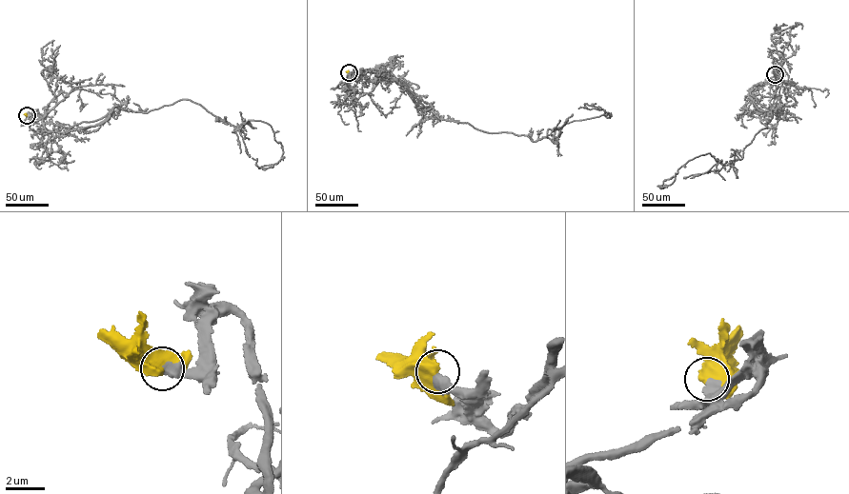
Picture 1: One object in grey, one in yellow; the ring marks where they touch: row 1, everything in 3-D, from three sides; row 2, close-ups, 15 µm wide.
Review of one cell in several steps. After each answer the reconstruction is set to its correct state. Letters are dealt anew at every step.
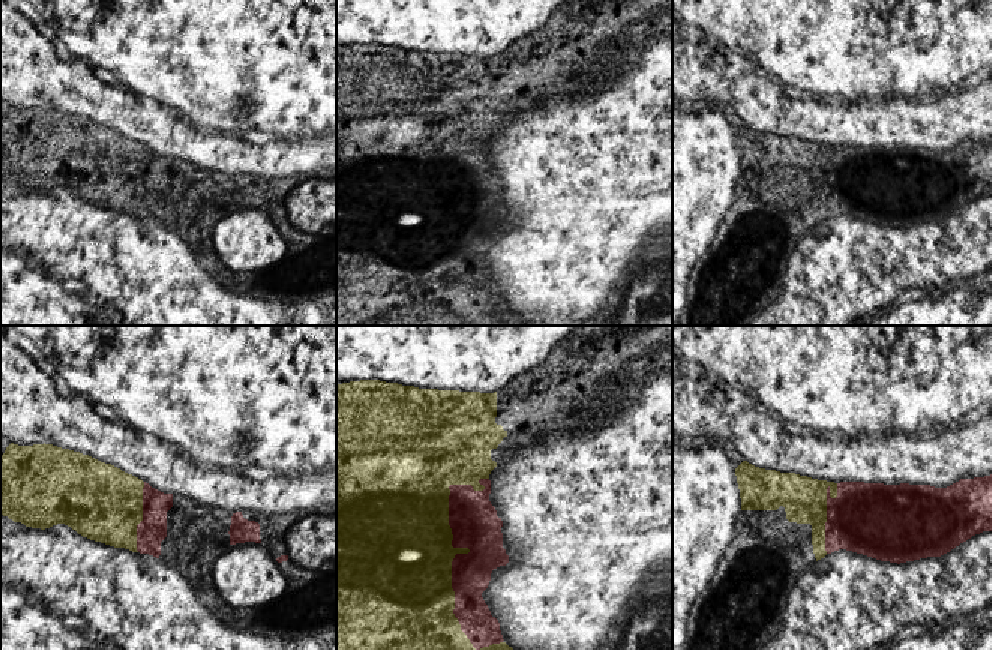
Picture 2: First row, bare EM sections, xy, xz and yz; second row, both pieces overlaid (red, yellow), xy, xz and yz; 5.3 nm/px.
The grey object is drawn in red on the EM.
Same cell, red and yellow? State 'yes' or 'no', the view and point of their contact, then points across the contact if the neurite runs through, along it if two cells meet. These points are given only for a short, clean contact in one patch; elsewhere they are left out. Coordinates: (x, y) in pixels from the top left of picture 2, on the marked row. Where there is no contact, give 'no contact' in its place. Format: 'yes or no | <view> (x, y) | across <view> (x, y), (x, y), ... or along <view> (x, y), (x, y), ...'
yes | xz (459, 547)

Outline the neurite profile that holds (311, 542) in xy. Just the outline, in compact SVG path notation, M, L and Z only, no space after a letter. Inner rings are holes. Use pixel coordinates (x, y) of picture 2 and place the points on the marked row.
M302 515L285 533L288 560L314 572L336 572L336 515Z

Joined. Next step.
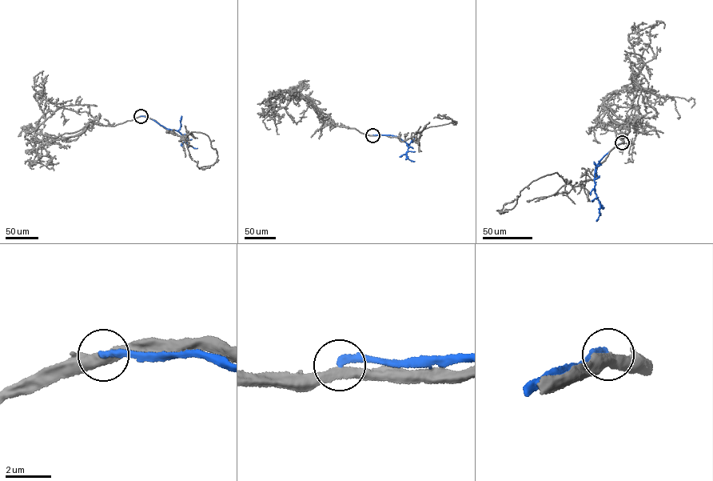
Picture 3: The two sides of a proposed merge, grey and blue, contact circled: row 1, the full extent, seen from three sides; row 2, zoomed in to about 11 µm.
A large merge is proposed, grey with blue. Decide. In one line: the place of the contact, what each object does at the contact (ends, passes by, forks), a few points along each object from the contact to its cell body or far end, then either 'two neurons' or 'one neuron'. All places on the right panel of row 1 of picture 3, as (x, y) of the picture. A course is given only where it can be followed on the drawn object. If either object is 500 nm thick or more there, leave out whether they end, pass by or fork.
(622, 142) | grey passes by | blue ends | grey via (622, 142), (630, 118), (615, 115), (604, 101), (632, 88), (632, 68), (647, 81), (644, 106), (657, 116) | blue via (622, 142), (603, 157), (595, 168), (594, 187), (600, 206), (595, 220) | two neurons

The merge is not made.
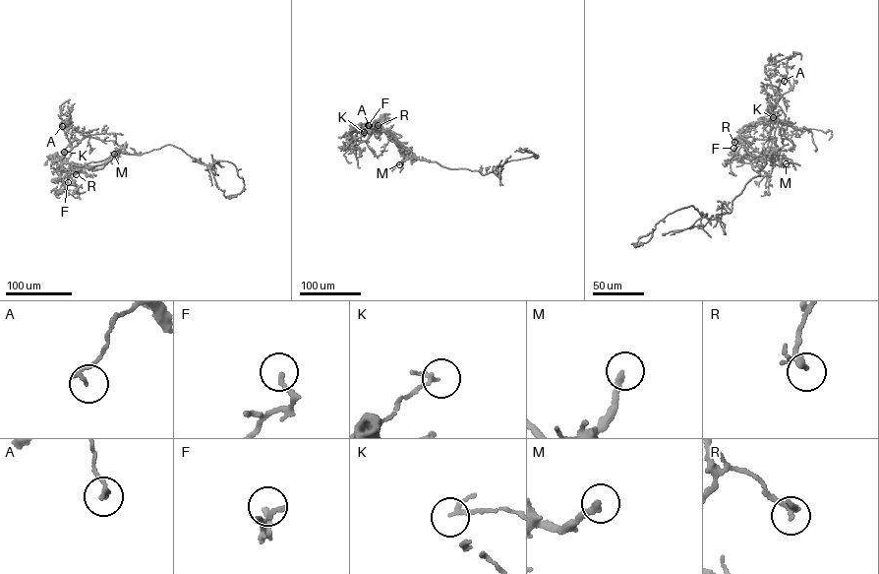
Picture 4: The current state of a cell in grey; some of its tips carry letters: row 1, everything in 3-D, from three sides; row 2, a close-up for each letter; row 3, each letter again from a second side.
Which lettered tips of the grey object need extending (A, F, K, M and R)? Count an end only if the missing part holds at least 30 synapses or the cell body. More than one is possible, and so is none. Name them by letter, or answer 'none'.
M

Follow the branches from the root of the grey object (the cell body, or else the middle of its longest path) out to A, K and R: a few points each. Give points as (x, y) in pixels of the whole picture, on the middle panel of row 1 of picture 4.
A: (436, 162), (415, 159), (377, 124), (364, 124), (363, 130), (373, 132), (366, 130), (369, 125)
K: (436, 162), (415, 159), (401, 150), (389, 133), (377, 124), (364, 124), (364, 132)
R: (436, 162), (415, 159), (408, 152), (404, 152), (393, 137), (378, 125)

